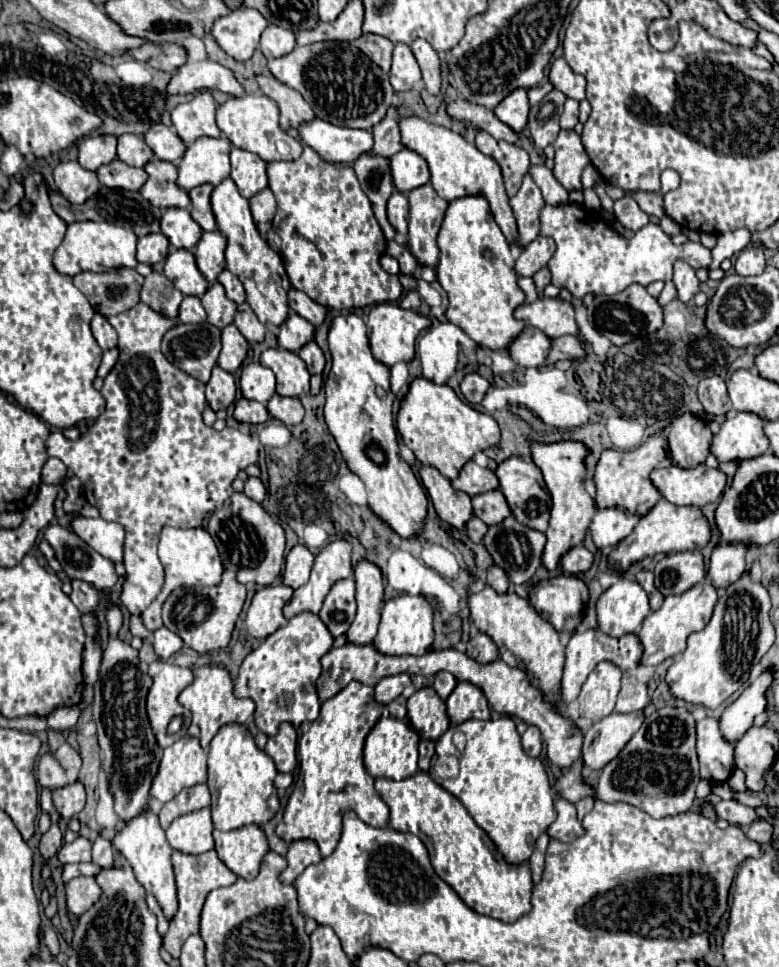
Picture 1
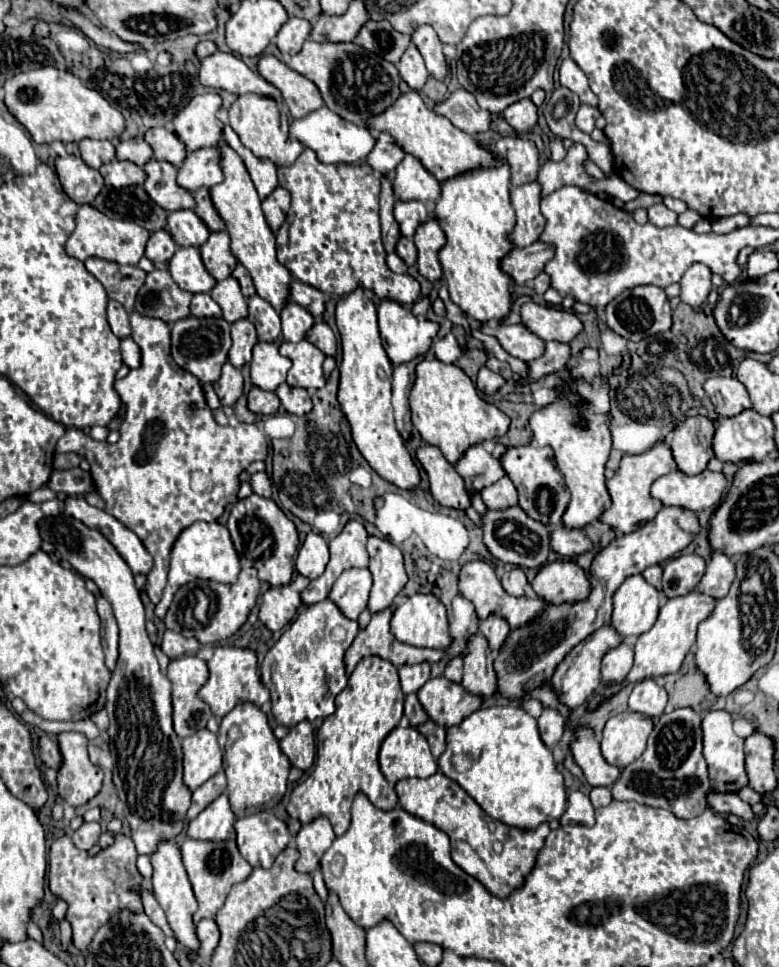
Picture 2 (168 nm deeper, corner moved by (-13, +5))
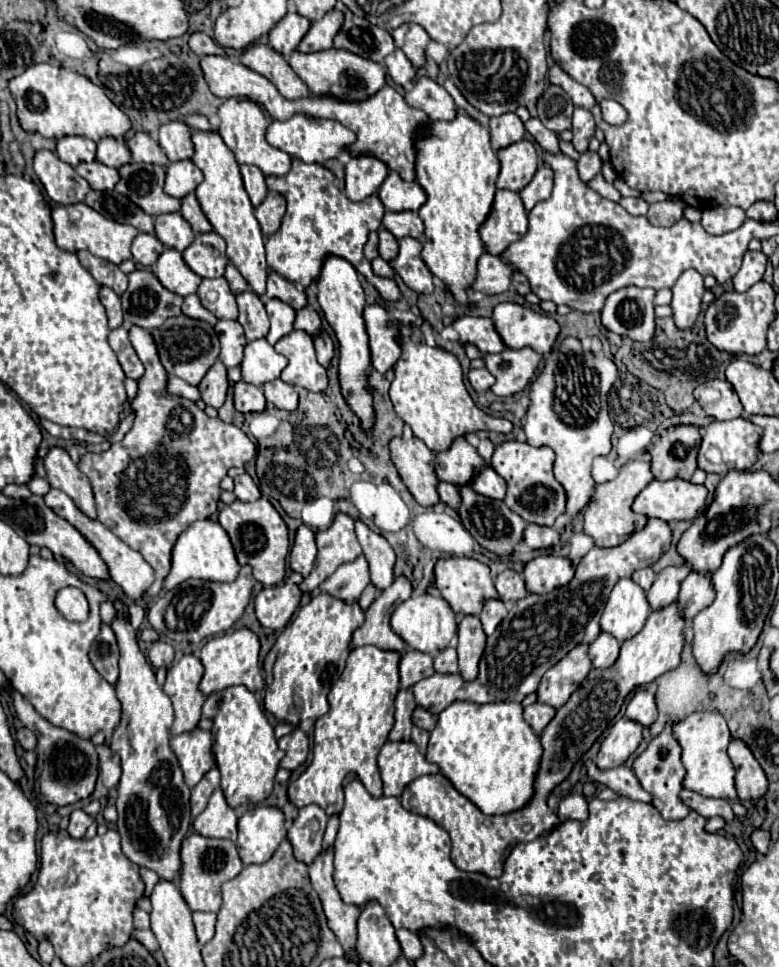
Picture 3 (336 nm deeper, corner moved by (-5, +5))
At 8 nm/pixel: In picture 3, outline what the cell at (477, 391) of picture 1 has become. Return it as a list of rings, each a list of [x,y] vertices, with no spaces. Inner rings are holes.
[[[487,368],[471,370],[471,372],[467,374],[467,378],[469,378],[469,384],[471,384],[471,388],[473,388],[475,392],[485,392],[485,390],[489,390],[489,388],[493,386],[493,382],[495,382],[495,378],[489,374]]]

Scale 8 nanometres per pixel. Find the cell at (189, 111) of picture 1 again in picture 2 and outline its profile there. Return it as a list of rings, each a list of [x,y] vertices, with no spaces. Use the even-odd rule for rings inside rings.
[[[215,92],[195,96],[181,114],[173,120],[177,136],[185,142],[187,150],[199,150],[215,146],[223,140],[223,122],[217,118],[221,108],[221,96]]]

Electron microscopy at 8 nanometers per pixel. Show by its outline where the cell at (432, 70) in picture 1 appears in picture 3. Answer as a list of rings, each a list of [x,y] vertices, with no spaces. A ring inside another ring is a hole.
[[[407,22],[407,24],[401,24],[399,28],[395,28],[391,32],[391,36],[415,68],[421,68],[425,64],[425,48],[431,38],[423,26]]]

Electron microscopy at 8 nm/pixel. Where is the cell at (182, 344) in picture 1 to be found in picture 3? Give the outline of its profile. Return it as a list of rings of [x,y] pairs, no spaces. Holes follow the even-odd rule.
[[[183,314],[177,318],[167,318],[159,330],[153,330],[153,340],[165,370],[191,386],[197,386],[201,382],[201,378],[207,374],[207,370],[215,364],[219,356],[219,340],[213,326],[201,320],[187,318]]]

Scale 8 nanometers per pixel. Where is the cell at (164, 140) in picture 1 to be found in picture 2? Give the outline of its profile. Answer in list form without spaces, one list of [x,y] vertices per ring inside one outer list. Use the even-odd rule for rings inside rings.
[[[165,126],[161,128],[153,128],[145,134],[145,140],[149,142],[149,146],[153,148],[153,156],[157,160],[167,160],[175,166],[181,166],[185,156],[187,156],[187,150],[185,150],[185,144],[177,138],[177,134]]]

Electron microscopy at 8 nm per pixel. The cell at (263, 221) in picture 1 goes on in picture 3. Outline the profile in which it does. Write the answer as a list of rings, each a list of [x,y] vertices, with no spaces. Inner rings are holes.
[[[269,192],[267,198],[261,202],[261,206],[255,208],[255,218],[259,220],[265,238],[279,230],[283,214],[285,214],[285,198],[279,192]]]

